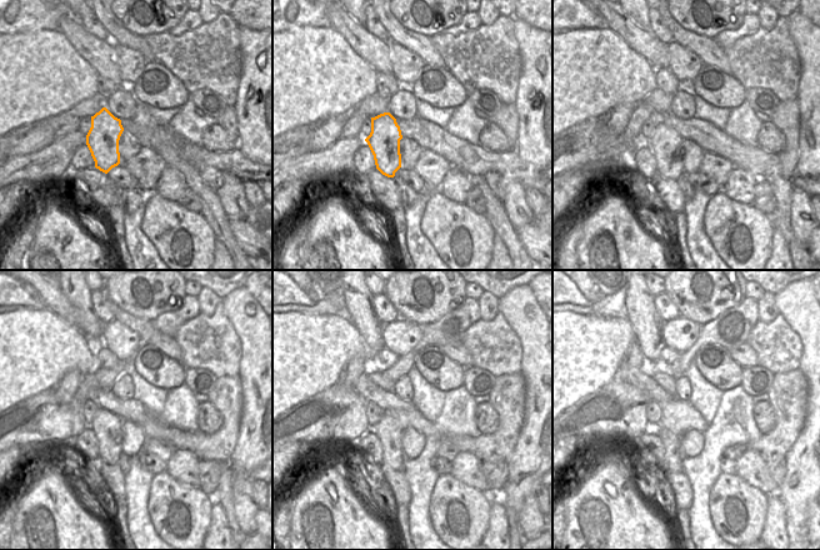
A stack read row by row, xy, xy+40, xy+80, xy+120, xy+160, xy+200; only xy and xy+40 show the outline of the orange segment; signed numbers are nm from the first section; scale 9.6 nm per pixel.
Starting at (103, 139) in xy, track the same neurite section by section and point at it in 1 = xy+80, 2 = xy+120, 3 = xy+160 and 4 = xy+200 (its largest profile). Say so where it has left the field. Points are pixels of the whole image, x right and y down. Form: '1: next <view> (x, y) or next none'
1: next xy+80 (665, 143)
2: next xy+120 (106, 425)
3: next xy+160 (388, 429)
4: next xy+200 (671, 463)

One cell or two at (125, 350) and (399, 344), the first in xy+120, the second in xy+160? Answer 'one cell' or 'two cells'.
one cell

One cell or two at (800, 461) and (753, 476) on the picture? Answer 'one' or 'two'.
two

